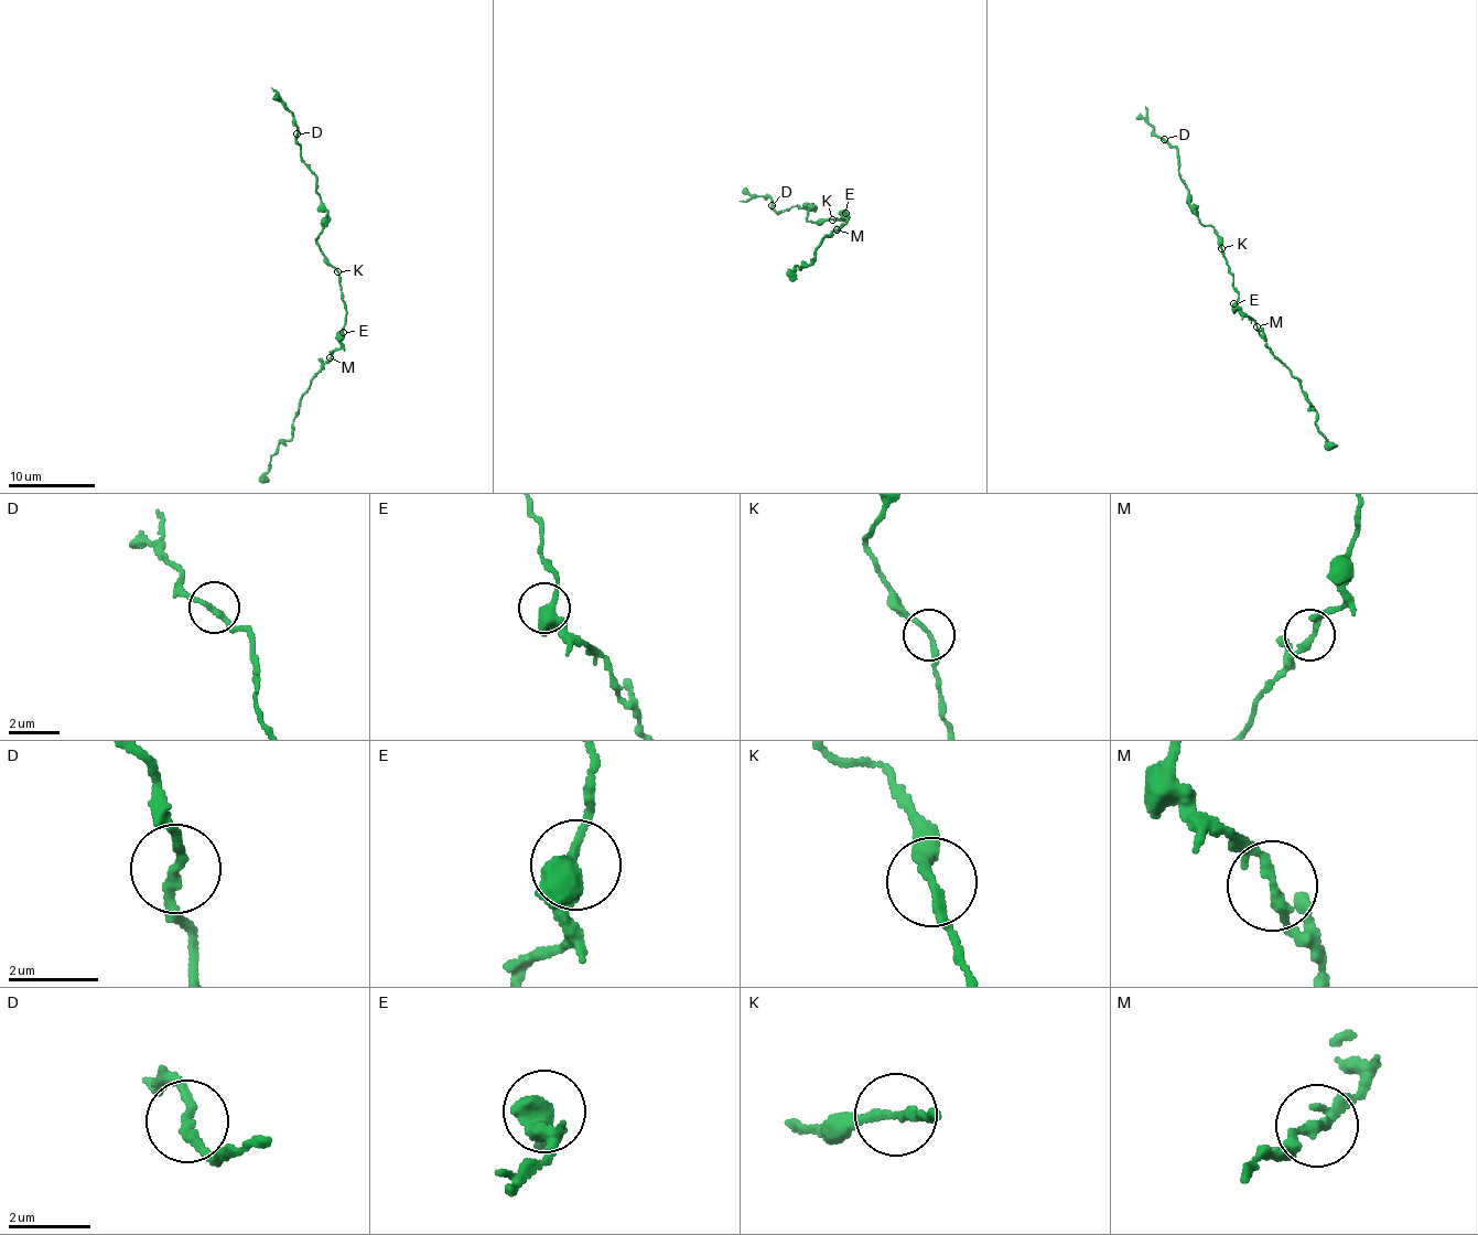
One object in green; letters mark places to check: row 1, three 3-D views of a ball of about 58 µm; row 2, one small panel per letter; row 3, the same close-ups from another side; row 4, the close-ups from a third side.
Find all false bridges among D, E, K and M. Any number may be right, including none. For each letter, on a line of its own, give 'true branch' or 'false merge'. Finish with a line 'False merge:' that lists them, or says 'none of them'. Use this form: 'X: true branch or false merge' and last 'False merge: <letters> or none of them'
D: true branch
E: true branch
K: true branch
M: true branch
False merge: none of them

